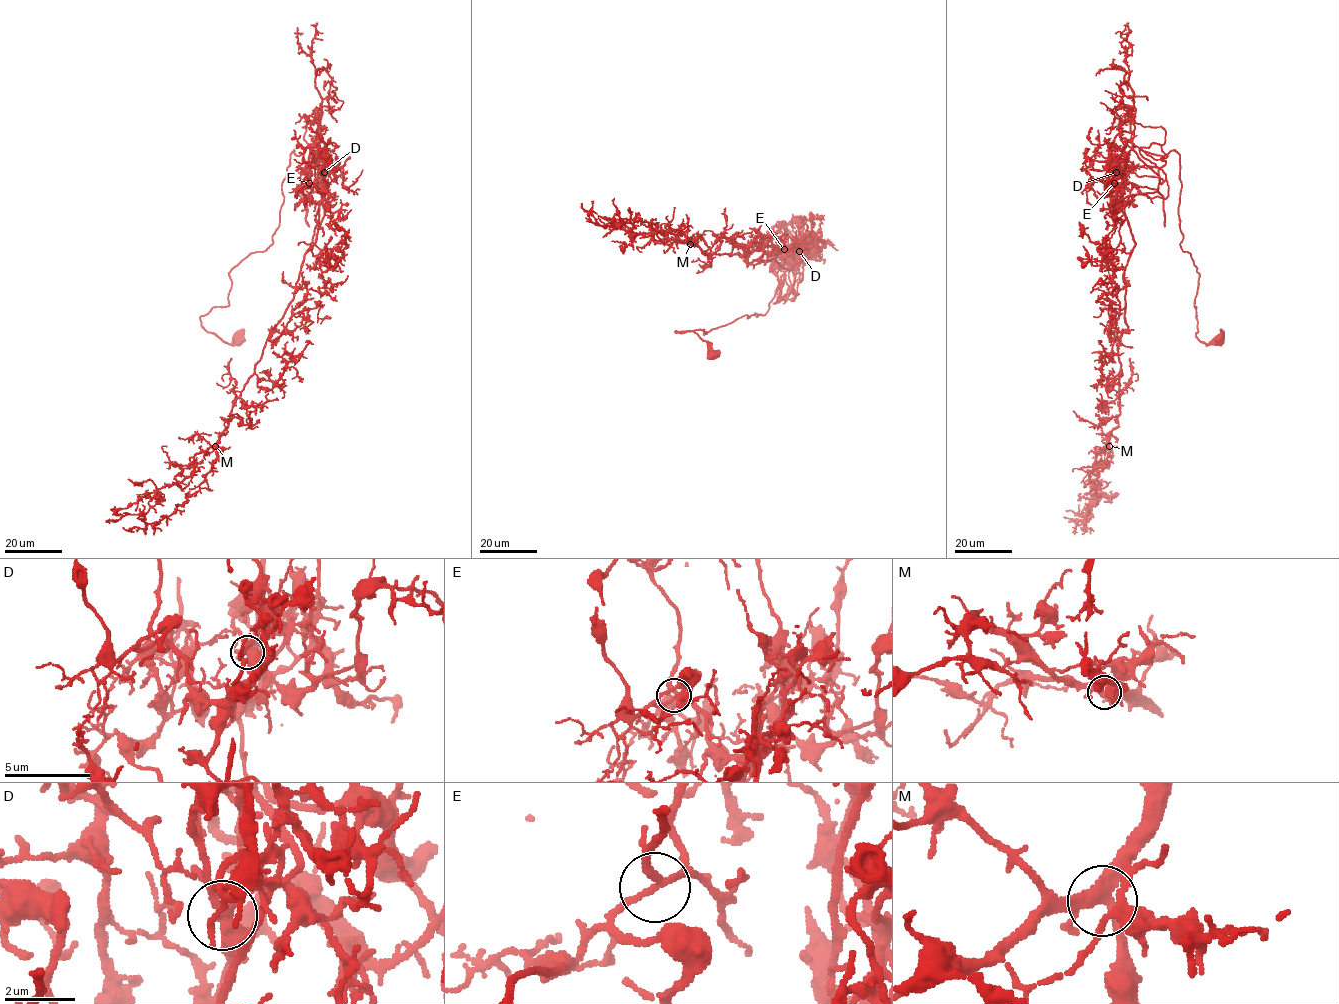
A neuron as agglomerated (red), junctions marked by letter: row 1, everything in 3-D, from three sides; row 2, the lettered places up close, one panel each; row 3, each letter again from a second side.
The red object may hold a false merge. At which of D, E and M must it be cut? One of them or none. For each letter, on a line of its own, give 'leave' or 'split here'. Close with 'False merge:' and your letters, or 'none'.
D: split here
E: leave
M: leave
False merge: D

